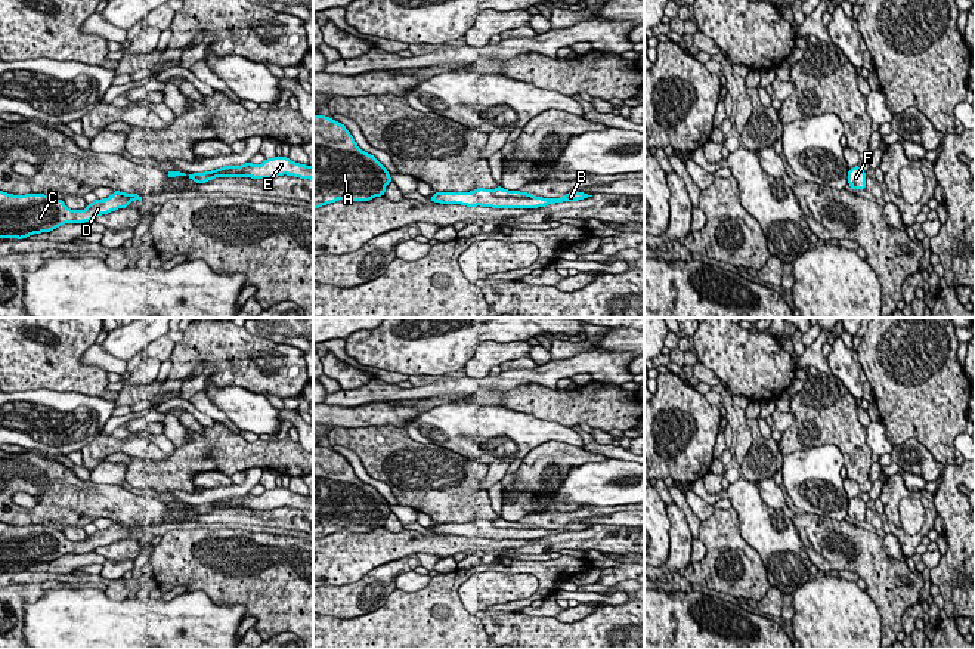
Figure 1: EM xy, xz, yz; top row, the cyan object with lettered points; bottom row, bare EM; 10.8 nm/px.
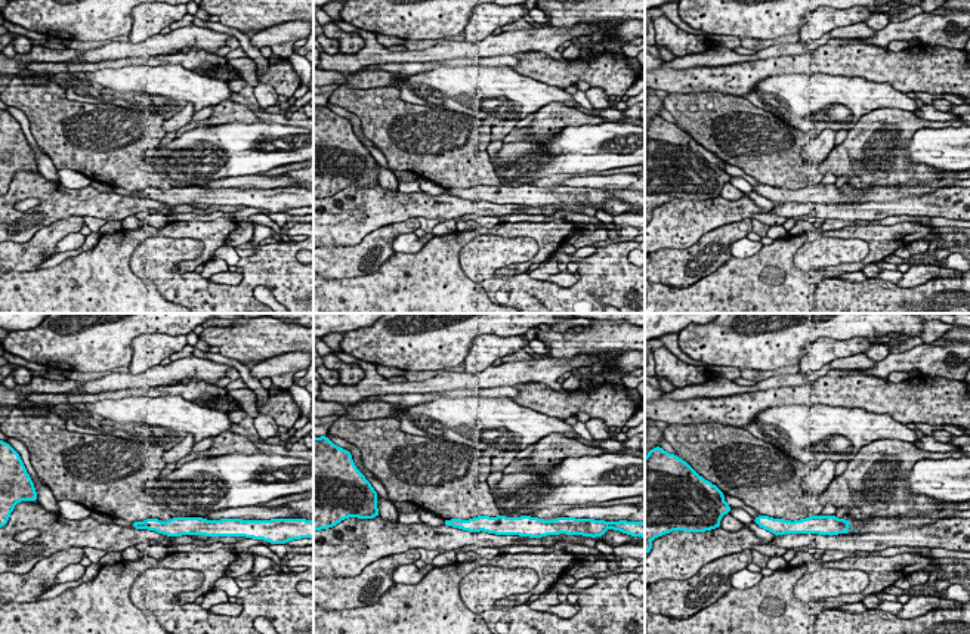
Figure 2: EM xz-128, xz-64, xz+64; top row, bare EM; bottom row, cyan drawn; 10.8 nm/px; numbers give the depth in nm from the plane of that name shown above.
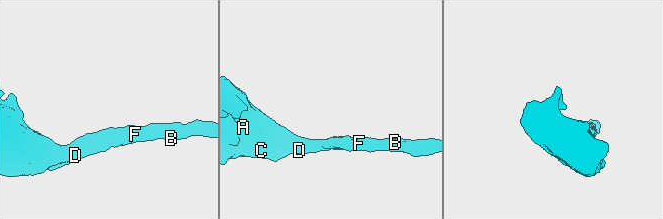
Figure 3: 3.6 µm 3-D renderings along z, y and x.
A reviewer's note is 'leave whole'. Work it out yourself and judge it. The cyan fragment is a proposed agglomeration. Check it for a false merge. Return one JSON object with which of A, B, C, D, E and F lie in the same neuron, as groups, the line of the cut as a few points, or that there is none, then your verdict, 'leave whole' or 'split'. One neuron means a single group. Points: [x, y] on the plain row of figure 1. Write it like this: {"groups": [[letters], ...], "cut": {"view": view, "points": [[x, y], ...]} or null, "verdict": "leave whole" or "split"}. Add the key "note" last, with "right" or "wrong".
{"groups": [["A", "B", "C", "D", "E", "F"]], "cut": null, "verdict": "leave whole", "note": "right"}

